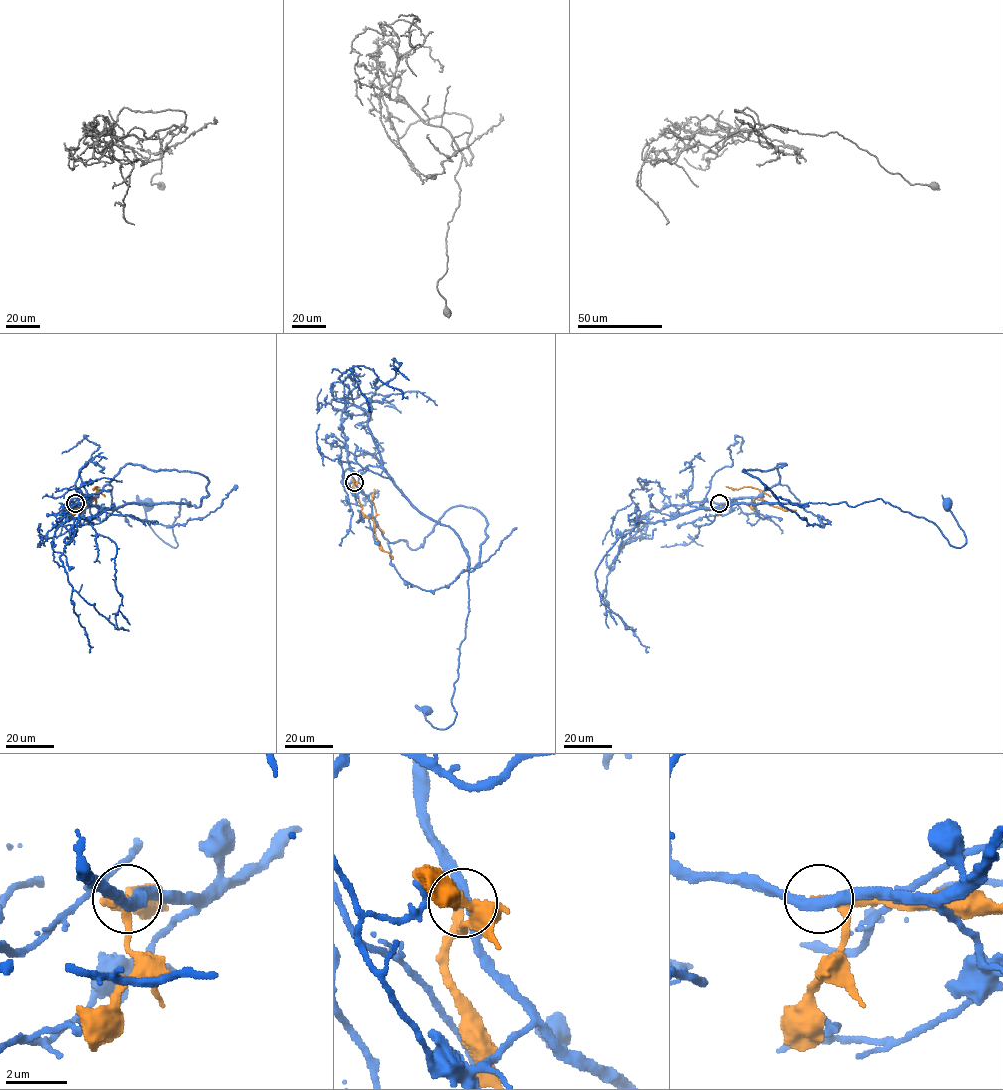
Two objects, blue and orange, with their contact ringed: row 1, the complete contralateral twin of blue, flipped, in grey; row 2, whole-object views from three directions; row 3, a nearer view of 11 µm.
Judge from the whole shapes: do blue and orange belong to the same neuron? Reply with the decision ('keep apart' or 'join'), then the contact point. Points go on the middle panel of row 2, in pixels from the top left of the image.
keep apart | (354, 482)

